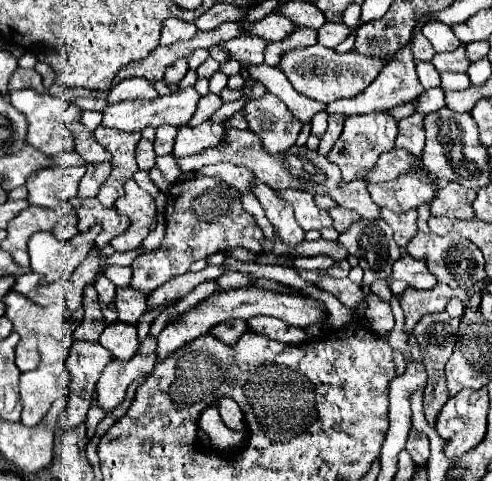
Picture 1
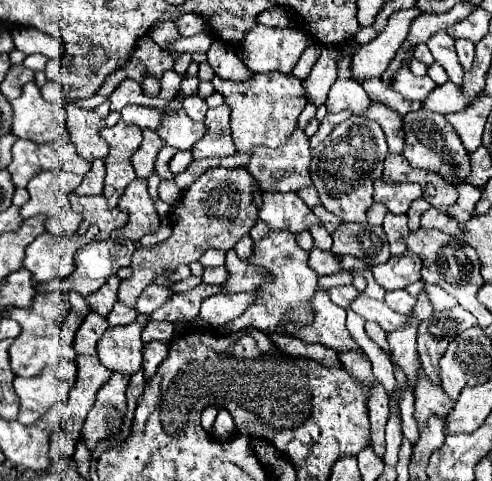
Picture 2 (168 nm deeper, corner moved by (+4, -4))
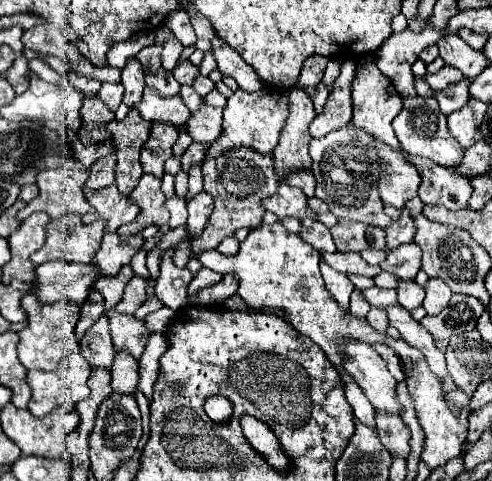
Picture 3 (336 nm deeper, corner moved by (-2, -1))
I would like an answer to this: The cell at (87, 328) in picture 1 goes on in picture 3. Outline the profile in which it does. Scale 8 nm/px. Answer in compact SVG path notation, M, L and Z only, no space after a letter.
M102 315L82 337L80 355L96 367L110 367L114 359L114 345L108 329L108 317Z

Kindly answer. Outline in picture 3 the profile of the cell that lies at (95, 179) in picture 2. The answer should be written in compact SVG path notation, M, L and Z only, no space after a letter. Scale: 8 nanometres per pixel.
M110 153L94 163L90 169L90 177L86 181L86 187L90 189L104 189L114 183L114 167L116 167L116 155Z

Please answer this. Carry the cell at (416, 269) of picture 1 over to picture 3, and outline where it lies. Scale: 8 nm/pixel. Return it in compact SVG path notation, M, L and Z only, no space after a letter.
M416 243L400 245L388 251L388 257L380 263L380 267L402 281L414 281L416 273L420 271L420 249Z

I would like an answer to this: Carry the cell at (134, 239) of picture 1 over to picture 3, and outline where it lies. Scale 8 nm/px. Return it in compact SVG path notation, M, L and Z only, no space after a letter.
M142 175L138 185L132 189L128 201L130 203L136 203L140 207L140 215L128 223L128 225L122 225L118 229L120 235L136 235L140 233L144 227L148 225L166 225L168 223L168 211L164 207L164 193L160 191L160 185L162 185L162 179L154 177L154 175Z

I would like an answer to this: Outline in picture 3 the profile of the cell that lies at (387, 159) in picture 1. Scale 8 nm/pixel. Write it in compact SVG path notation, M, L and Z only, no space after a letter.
M410 157L412 165L416 165L422 187L420 187L420 199L430 205L444 205L448 209L464 209L470 195L472 185L468 177L462 177L458 171L450 167L436 165L430 159L422 157Z

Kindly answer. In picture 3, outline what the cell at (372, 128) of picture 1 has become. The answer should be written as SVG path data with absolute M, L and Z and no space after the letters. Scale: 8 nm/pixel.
M352 123L344 125L322 139L310 141L312 173L318 181L316 197L322 199L338 219L362 221L376 227L388 227L392 221L384 213L384 203L380 199L380 157L374 147L374 137Z

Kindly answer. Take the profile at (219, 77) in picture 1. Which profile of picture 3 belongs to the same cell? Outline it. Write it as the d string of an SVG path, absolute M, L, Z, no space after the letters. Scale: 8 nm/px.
M198 75L192 87L196 89L196 93L198 93L198 95L202 95L202 97L204 97L206 93L210 93L210 91L214 89L214 83L212 83L208 77L204 77L204 75Z

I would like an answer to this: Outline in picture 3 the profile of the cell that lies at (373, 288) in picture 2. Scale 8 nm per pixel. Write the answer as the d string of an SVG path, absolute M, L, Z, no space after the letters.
M322 253L322 259L332 267L336 269L338 273L358 273L358 275L368 275L368 277L376 277L382 269L376 265L368 265L360 253Z

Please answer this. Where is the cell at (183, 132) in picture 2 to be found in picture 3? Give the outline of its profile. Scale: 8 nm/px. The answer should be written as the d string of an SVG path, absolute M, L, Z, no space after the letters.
M152 87L144 89L144 97L142 101L136 105L136 109L140 111L140 115L148 121L162 121L162 123L170 123L176 129L184 129L186 121L190 119L190 109L184 105L182 97L160 97Z

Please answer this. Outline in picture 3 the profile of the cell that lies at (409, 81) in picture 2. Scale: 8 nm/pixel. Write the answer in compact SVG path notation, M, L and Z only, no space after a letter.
M444 66L438 73L426 75L424 81L430 85L432 91L442 91L450 85L454 85L454 81L460 81L464 75L458 73L458 69L450 66Z

